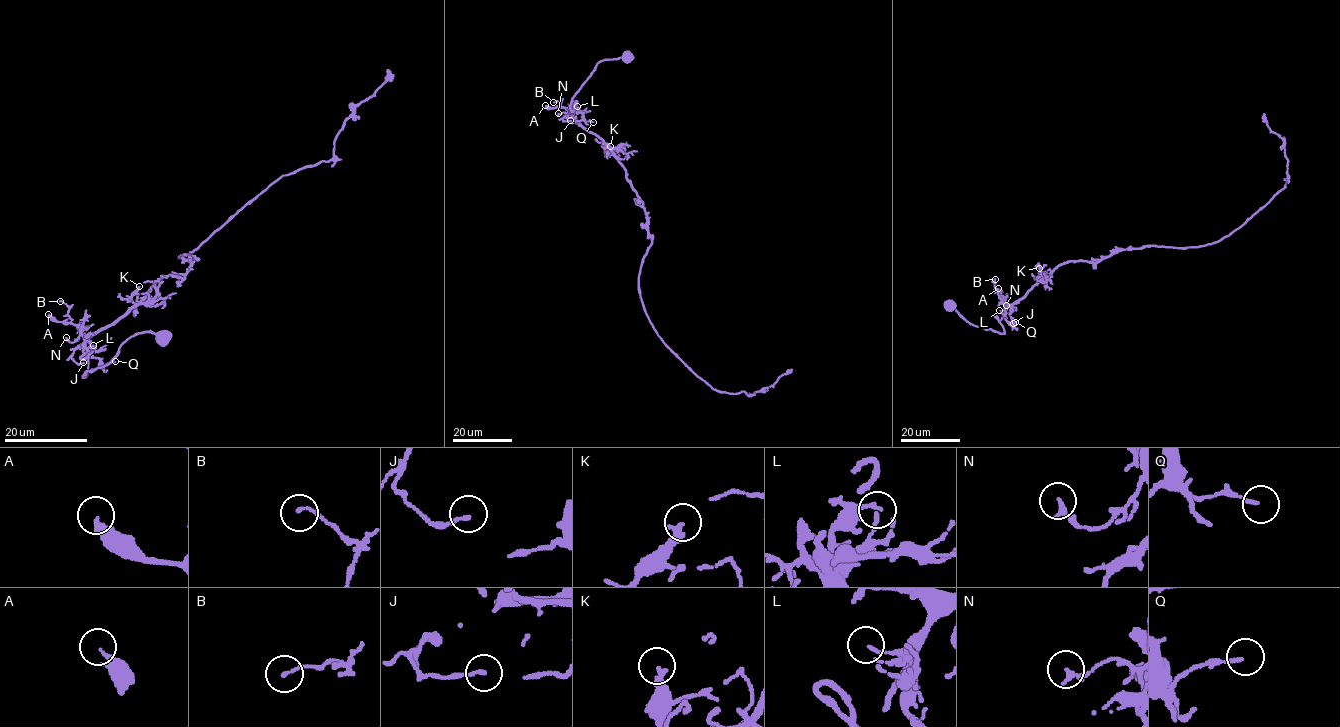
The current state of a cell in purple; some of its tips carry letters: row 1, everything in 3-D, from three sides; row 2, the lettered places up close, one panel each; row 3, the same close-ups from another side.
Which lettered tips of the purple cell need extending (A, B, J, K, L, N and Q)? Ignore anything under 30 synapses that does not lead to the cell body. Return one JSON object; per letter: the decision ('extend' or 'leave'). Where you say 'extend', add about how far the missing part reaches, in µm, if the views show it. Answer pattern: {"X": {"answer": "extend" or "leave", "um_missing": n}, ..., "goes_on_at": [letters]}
{"A": {"answer": "leave"}, "B": {"answer": "leave"}, "J": {"answer": "leave"}, "K": {"answer": "leave"}, "L": {"answer": "leave"}, "N": {"answer": "leave"}, "Q": {"answer": "leave"}, "goes_on_at": []}

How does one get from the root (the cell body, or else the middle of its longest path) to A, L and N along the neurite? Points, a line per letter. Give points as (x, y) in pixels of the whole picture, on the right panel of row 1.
A: (948, 304), (952, 301), (954, 308), (974, 326), (1003, 333), (998, 320), (1007, 304), (998, 288)
L: (948, 304), (952, 301), (954, 308), (974, 326), (1003, 333), (998, 320), (1005, 312), (999, 310)
N: (948, 304), (952, 301), (954, 308), (974, 326), (999, 333), (1004, 329), (998, 320), (1006, 305)

